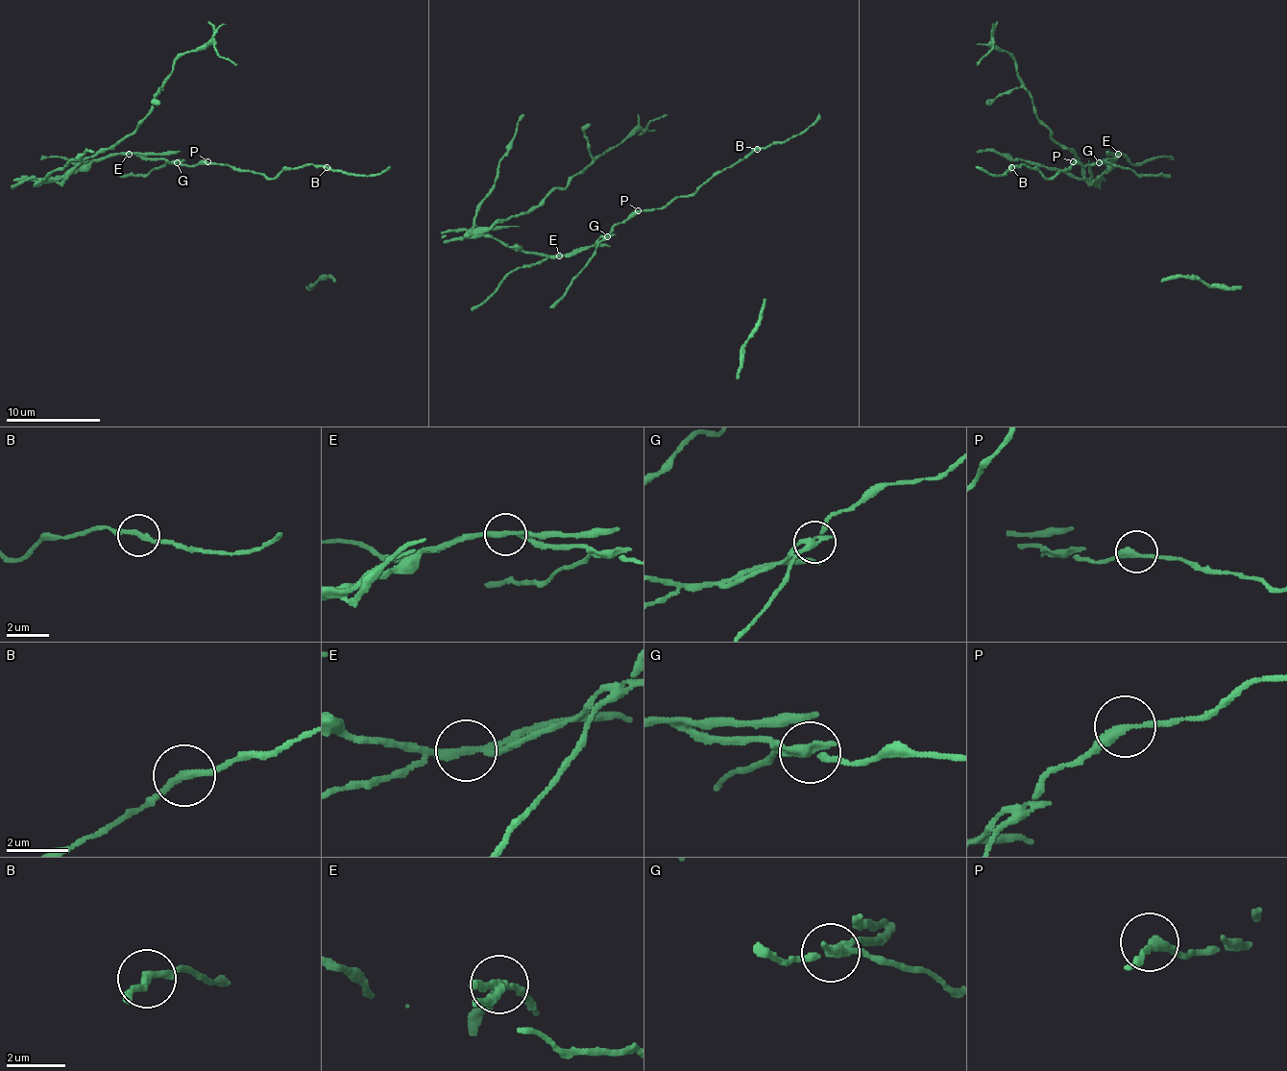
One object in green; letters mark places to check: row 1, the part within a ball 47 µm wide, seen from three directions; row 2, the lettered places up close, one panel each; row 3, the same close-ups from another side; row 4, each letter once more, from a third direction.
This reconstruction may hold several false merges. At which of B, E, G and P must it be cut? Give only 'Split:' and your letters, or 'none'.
Split: E, G

